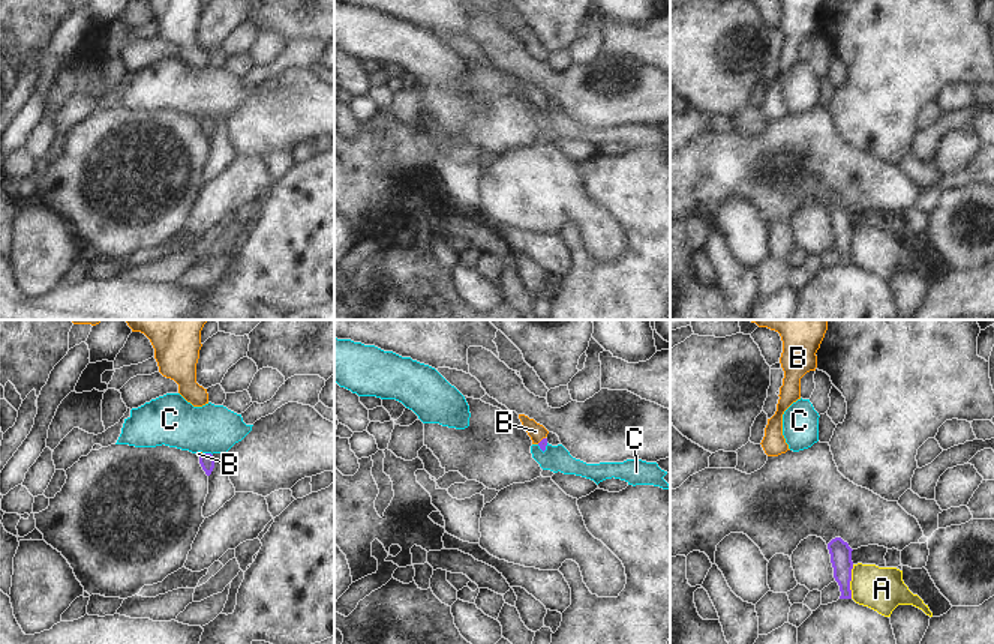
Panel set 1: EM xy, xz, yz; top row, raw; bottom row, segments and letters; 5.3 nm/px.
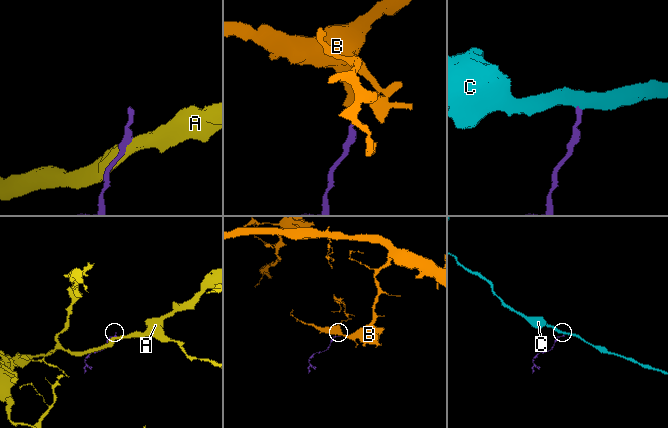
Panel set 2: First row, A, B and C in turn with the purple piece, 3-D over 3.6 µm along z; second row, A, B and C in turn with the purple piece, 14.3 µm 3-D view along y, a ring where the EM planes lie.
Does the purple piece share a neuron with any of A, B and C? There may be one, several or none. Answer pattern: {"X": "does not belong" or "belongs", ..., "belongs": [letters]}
{"A": "does not belong", "B": "belongs", "C": "does not belong", "belongs": ["B"]}

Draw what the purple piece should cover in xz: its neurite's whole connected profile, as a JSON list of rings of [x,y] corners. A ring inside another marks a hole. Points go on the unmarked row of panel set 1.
[[[519,78],[519,83],[522,86],[522,92],[531,101],[532,108],[538,108],[540,113],[544,116],[546,110],[547,110],[546,101],[547,101],[549,95],[543,89],[537,87],[534,83],[529,83],[525,78]]]

